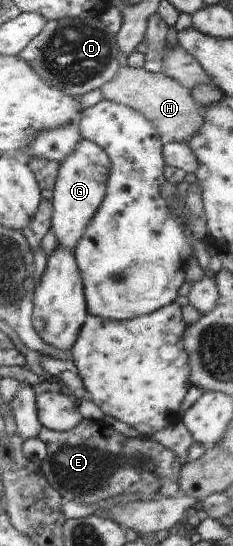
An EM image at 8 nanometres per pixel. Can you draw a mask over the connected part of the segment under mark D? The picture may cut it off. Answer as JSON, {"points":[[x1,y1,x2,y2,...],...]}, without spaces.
{"points":[[94,16,46,21,42,32,32,38,17,56,28,62,30,68,34,68,34,72,50,86,68,96,80,97,102,88,116,76,120,68,116,59,118,53,116,36,110,34,98,16]]}

